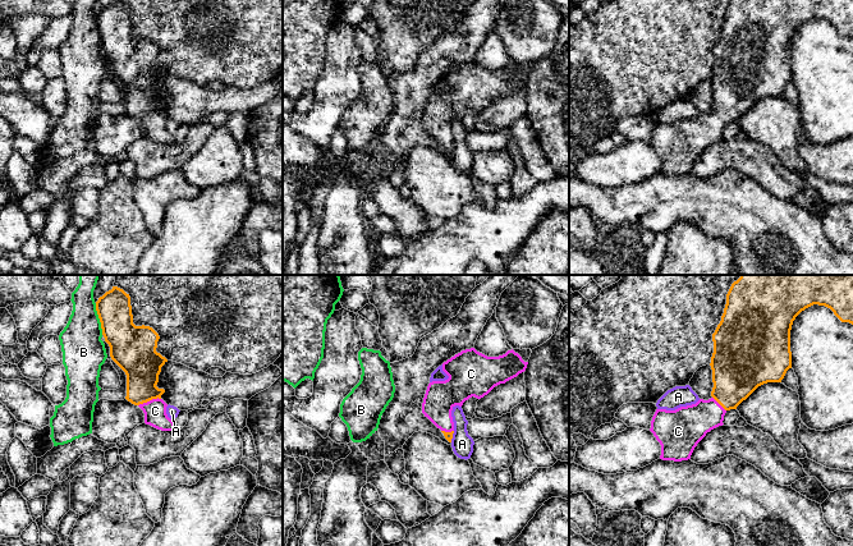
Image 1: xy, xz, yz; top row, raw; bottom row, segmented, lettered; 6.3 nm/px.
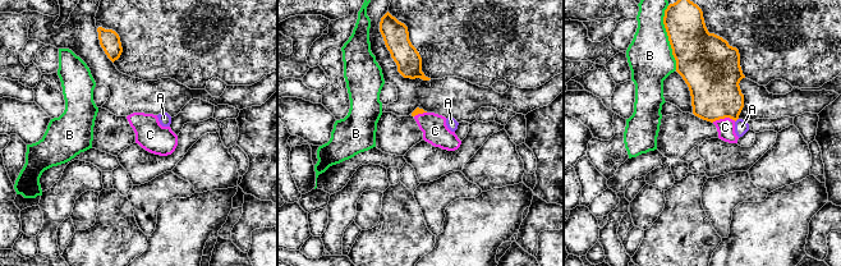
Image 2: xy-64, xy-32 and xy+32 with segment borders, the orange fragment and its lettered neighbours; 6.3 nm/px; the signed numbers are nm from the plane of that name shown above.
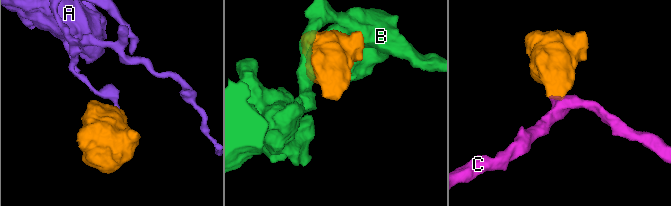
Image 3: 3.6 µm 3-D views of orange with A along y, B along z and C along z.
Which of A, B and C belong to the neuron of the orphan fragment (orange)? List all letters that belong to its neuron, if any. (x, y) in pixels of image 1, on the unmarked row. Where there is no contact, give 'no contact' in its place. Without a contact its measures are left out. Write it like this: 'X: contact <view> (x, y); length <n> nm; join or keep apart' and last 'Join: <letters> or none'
A: contact xz (452, 150); length 80 nm; keep apart
B: contact xy (99, 31); length 200 nm; keep apart
C: contact xy (148, 114); length 150 nm; join
Join: C

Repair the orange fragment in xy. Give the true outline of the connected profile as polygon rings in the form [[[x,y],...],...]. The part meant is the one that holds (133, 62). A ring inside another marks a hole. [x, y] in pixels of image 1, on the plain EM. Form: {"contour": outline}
{"contour": [[[113,0],[111,4],[98,12],[96,24],[102,49],[110,60],[110,70],[127,88],[125,113],[143,124],[146,138],[161,144],[174,144],[174,136],[166,128],[168,118],[161,113],[165,104],[156,100],[161,81],[168,75],[156,65],[159,47],[150,40],[133,37],[130,10],[118,0]]]}

